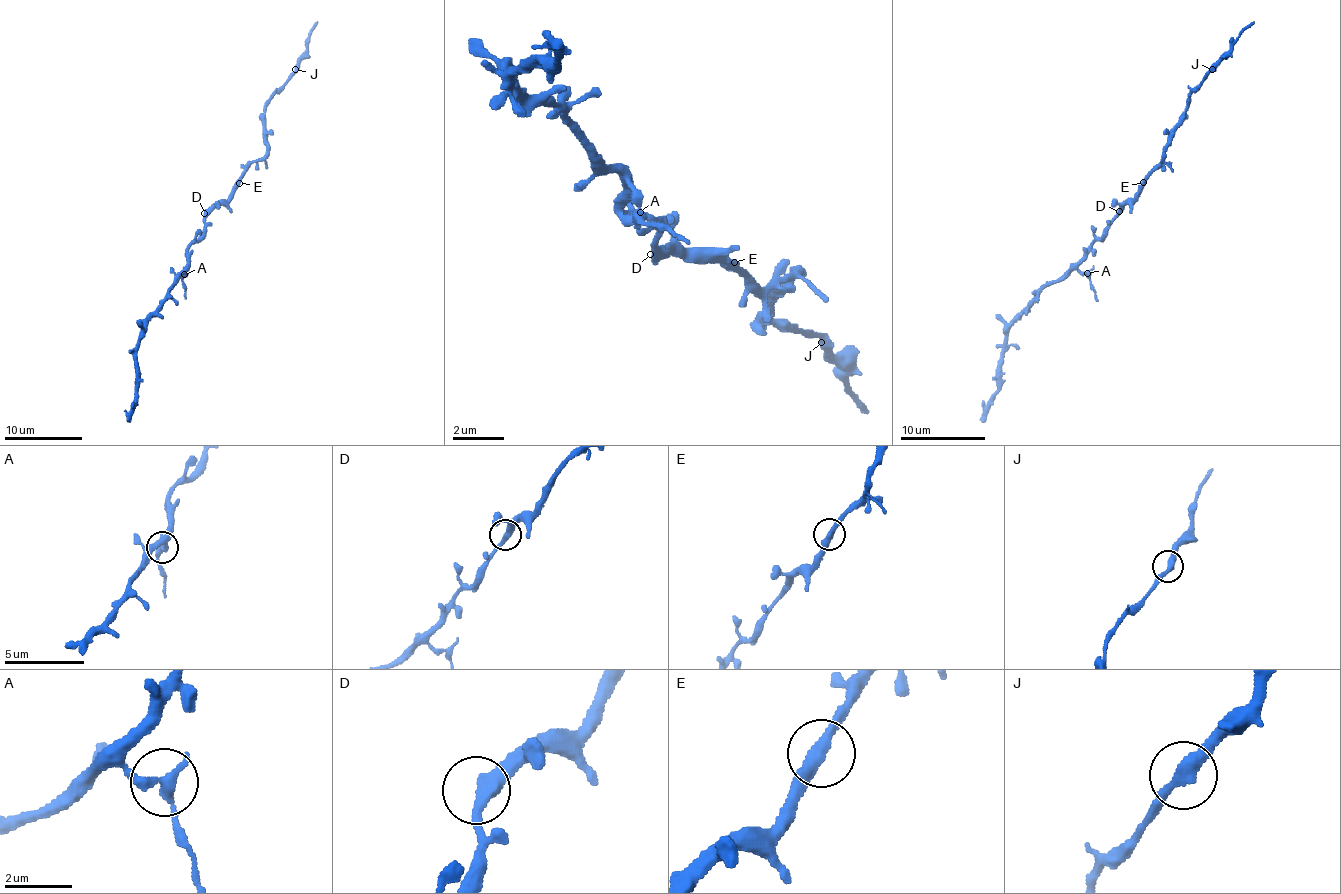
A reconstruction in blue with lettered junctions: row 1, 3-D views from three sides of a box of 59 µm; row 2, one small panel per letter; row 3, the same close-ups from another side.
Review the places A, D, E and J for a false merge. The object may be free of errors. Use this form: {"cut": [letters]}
{"cut": ["A"]}

